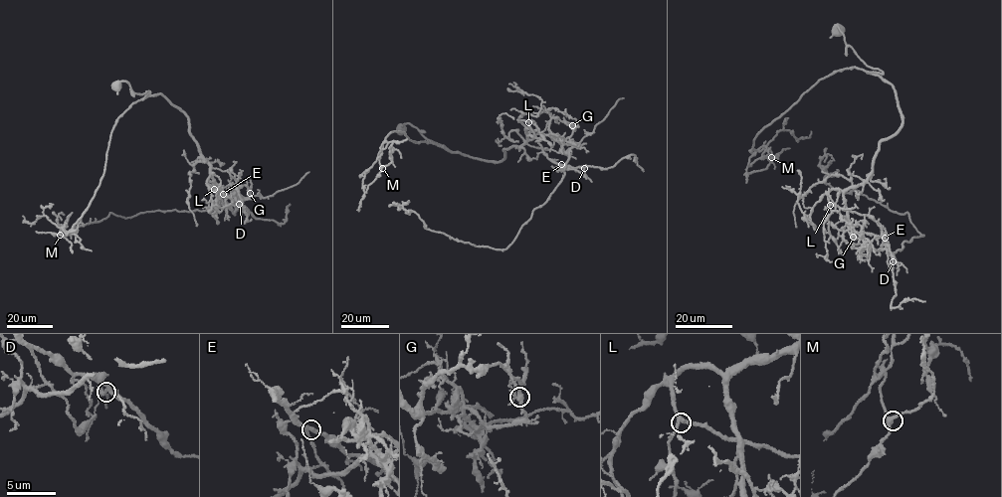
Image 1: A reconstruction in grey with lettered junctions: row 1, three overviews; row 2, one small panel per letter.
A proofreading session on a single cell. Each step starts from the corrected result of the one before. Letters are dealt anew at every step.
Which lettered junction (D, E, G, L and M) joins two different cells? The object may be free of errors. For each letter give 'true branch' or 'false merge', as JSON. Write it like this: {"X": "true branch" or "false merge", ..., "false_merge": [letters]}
{"D": "true branch", "E": "true branch", "G": "false merge", "L": "true branch", "M": "true branch", "false_merge": ["G"]}

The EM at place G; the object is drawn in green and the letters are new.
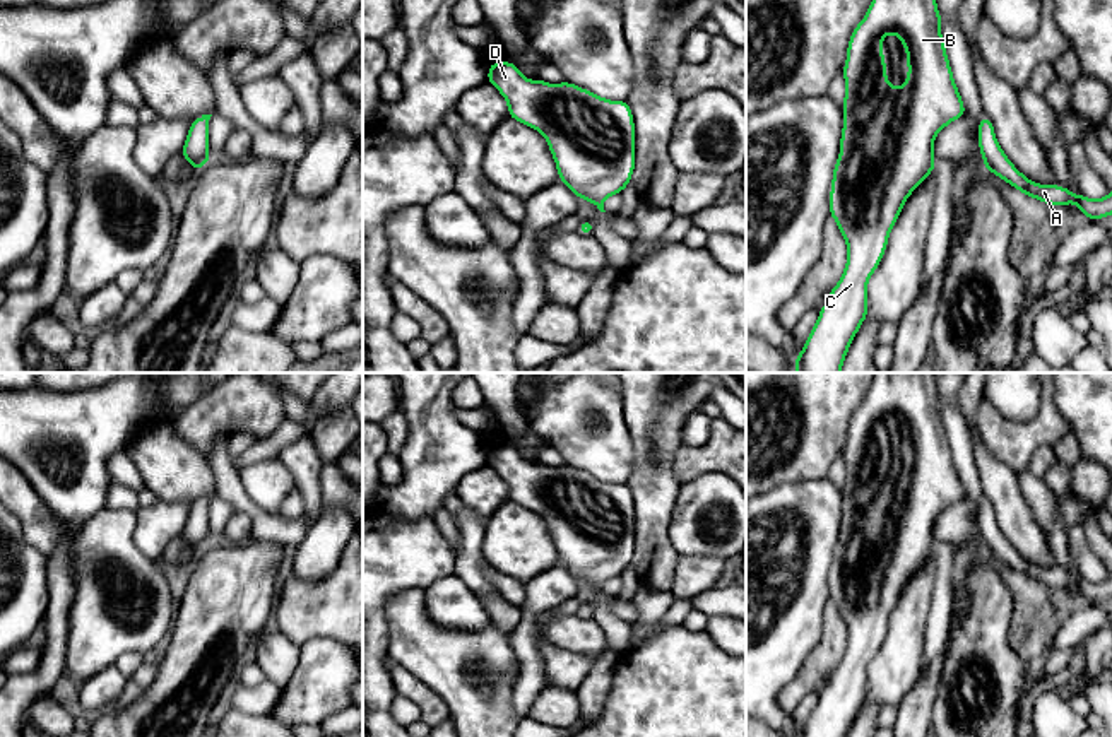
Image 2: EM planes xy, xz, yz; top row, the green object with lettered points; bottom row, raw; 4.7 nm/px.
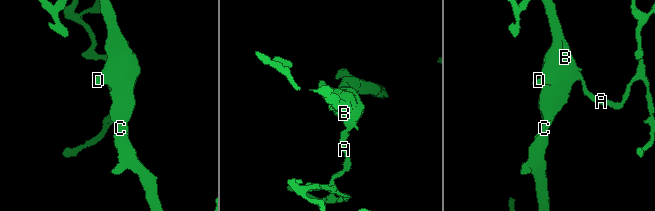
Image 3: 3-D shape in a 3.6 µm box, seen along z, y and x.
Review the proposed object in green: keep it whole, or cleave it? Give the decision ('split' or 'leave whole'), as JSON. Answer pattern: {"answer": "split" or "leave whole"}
{"answer": "split"}

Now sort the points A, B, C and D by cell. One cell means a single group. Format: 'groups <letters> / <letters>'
groups A / B C D

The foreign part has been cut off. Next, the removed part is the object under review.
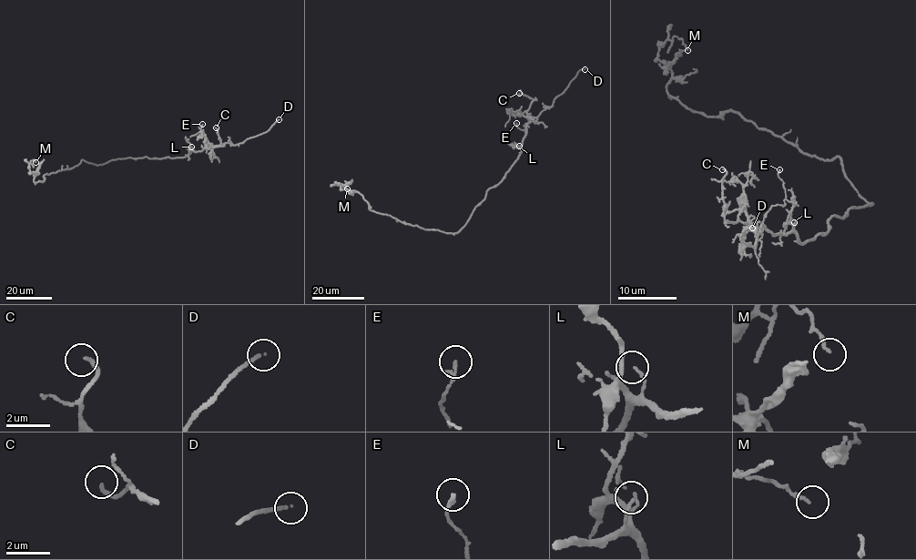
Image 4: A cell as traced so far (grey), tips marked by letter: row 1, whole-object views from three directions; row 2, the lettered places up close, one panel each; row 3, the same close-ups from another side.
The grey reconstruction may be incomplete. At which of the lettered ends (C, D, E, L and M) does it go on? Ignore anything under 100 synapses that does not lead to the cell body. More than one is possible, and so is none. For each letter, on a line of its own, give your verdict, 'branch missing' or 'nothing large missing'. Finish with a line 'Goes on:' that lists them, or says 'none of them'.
C: nothing large missing
D: branch missing
E: nothing large missing
L: nothing large missing
M: nothing large missing
Goes on: D

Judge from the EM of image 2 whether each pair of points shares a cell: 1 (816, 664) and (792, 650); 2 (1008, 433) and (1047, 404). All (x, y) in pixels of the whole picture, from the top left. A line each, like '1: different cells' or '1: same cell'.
1: different cells
2: same cell

